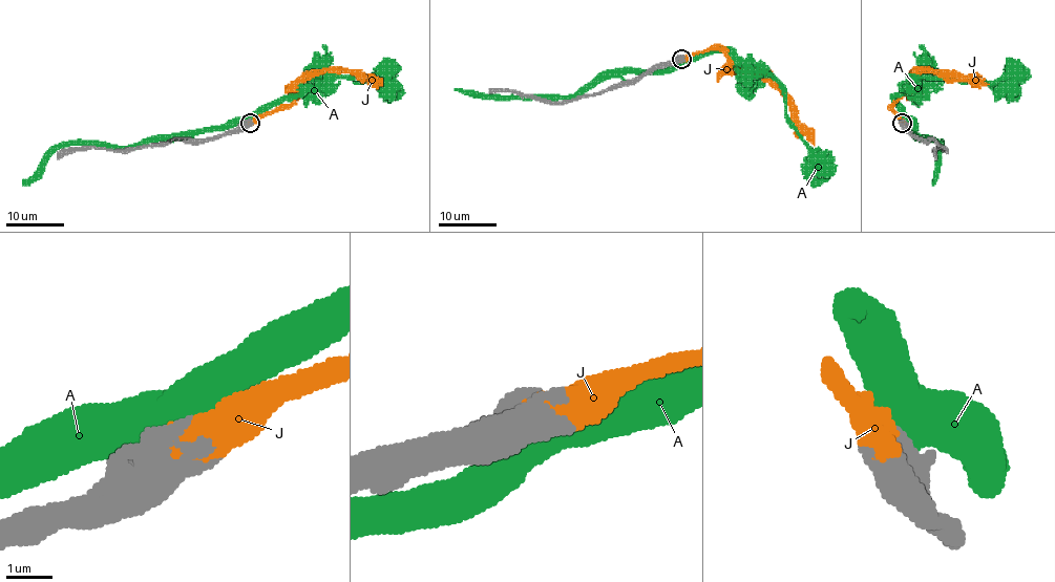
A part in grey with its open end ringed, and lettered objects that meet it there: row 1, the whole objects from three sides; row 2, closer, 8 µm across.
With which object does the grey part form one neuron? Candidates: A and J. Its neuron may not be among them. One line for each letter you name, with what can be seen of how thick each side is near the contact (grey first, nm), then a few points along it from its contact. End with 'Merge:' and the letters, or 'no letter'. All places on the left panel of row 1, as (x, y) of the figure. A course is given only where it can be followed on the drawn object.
J: Thickness 900 nm (grey) against 700 nm. Its course: (249, 123), (256, 123), (288, 104), (295, 96), (295, 89), (312, 73), (353, 70), (375, 84), (382, 84)
Merge: J

